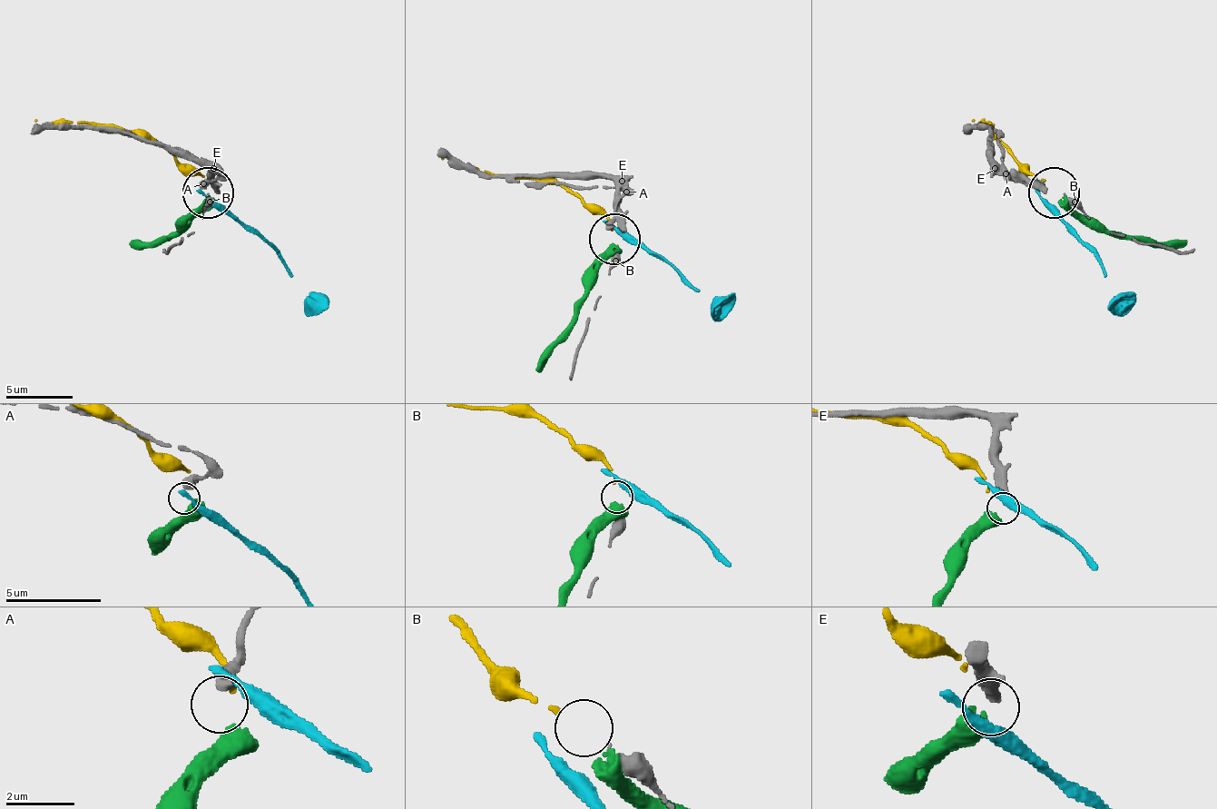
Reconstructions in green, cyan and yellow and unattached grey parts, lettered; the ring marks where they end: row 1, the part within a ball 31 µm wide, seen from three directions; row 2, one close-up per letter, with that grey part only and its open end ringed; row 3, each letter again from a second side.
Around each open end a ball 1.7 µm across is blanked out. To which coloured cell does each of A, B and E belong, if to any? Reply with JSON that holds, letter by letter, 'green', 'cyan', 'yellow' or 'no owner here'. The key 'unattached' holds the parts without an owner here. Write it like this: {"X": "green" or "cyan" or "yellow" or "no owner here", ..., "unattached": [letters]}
{"A": "no owner here", "B": "yellow", "E": "green", "unattached": ["A"]}

